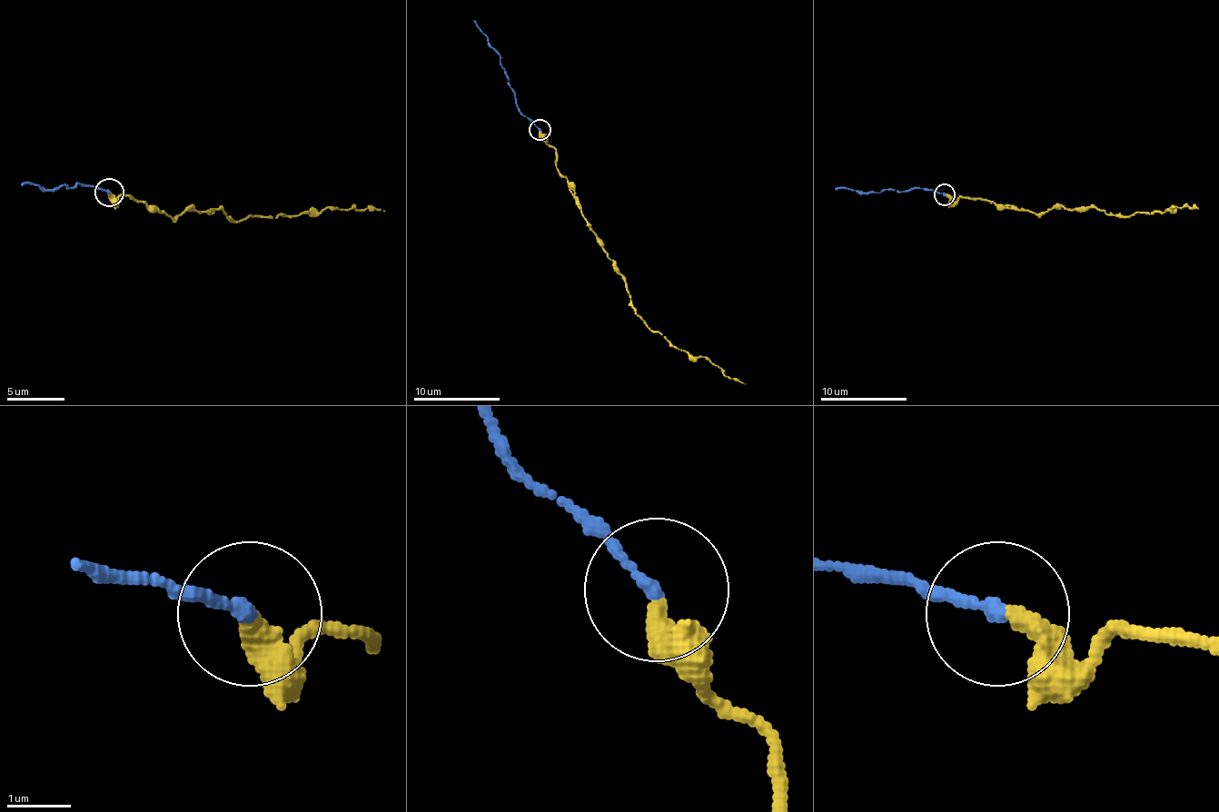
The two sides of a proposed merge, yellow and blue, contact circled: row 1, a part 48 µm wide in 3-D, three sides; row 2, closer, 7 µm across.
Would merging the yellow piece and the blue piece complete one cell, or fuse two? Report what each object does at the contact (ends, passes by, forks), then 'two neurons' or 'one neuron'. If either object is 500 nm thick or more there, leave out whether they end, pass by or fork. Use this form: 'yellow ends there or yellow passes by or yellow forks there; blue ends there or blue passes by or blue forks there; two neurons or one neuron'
yellow ends there; blue ends there; one neuron

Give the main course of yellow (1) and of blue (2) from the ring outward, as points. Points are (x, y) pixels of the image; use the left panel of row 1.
1: (110, 192), (113, 197), (130, 197), (171, 217), (191, 209), (220, 209), (231, 220), (332, 209), (384, 212)
2: (110, 192), (81, 183), (55, 188), (21, 185)

